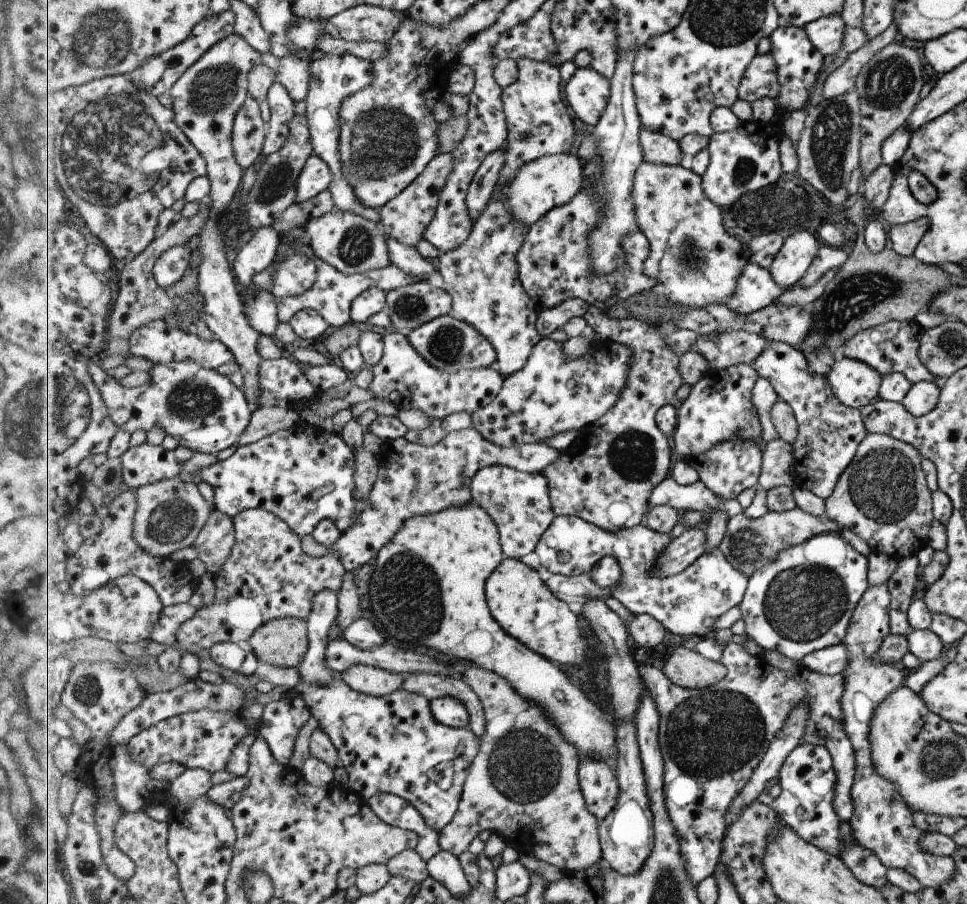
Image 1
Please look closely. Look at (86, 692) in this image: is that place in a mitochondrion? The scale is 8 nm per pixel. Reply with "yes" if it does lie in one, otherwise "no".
yes

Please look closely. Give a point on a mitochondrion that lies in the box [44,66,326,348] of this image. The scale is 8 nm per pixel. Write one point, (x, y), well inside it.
(98, 144)

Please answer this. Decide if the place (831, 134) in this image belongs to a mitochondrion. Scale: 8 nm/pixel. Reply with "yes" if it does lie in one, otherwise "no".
yes

